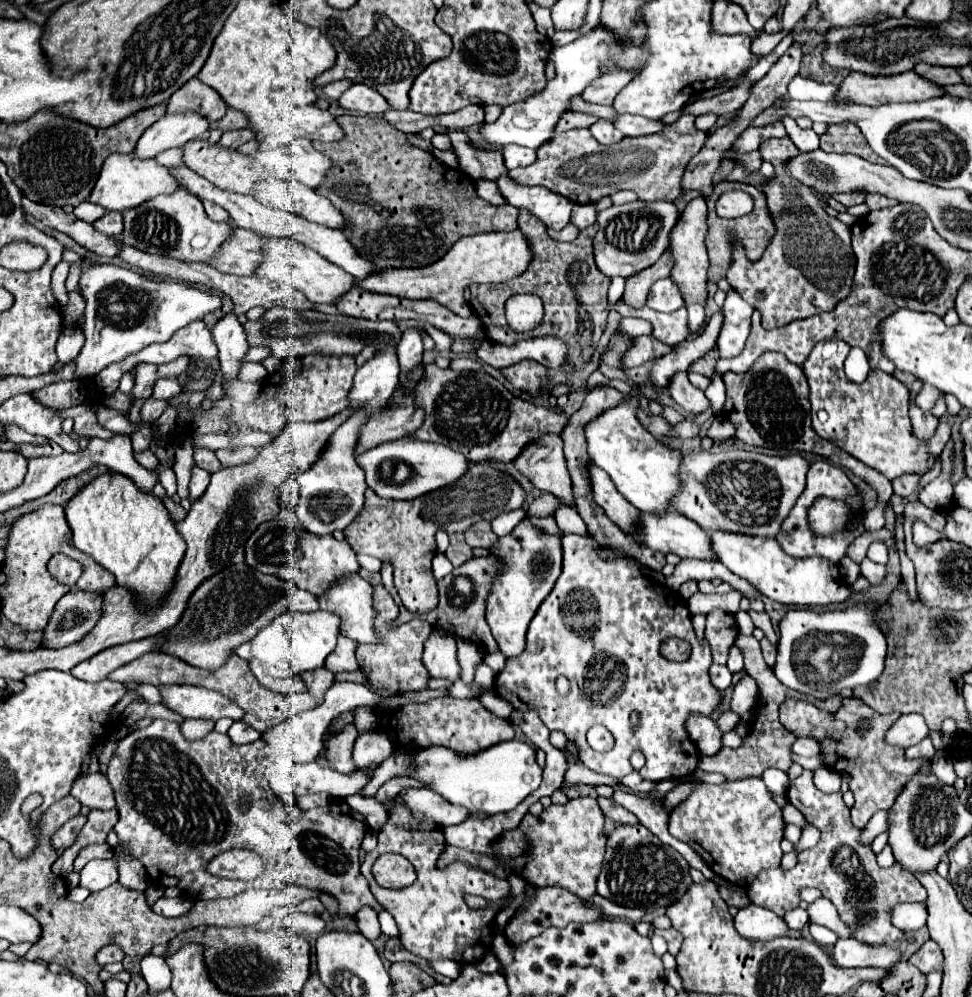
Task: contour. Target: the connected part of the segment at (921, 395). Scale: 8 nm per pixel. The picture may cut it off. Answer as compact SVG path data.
M924 384L924 388L922 388L922 390L918 392L918 396L916 396L916 406L922 408L924 412L928 412L928 410L934 406L934 402L938 400L940 394L942 394L942 392L940 392L936 386Z

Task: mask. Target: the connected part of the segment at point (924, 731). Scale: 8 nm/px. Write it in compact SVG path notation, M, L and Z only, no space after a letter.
M906 714L906 716L900 716L900 720L896 720L896 724L892 724L892 728L886 732L886 740L888 740L888 744L908 748L908 746L914 746L920 740L924 740L928 736L928 732L930 730L920 714Z

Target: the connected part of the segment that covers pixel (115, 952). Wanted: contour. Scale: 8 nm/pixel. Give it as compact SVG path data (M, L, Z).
M108 944L104 948L100 948L100 952L96 954L96 962L106 966L106 964L112 964L112 962L122 962L124 960L124 950L116 944Z

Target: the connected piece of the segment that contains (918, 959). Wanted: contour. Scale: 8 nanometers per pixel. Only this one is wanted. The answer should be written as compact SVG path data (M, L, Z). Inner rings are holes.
M928 940L922 944L922 948L912 954L910 962L920 968L924 974L932 972L932 970L942 970L942 962L944 962L944 956L942 956L942 950L940 946L934 942L934 940Z

